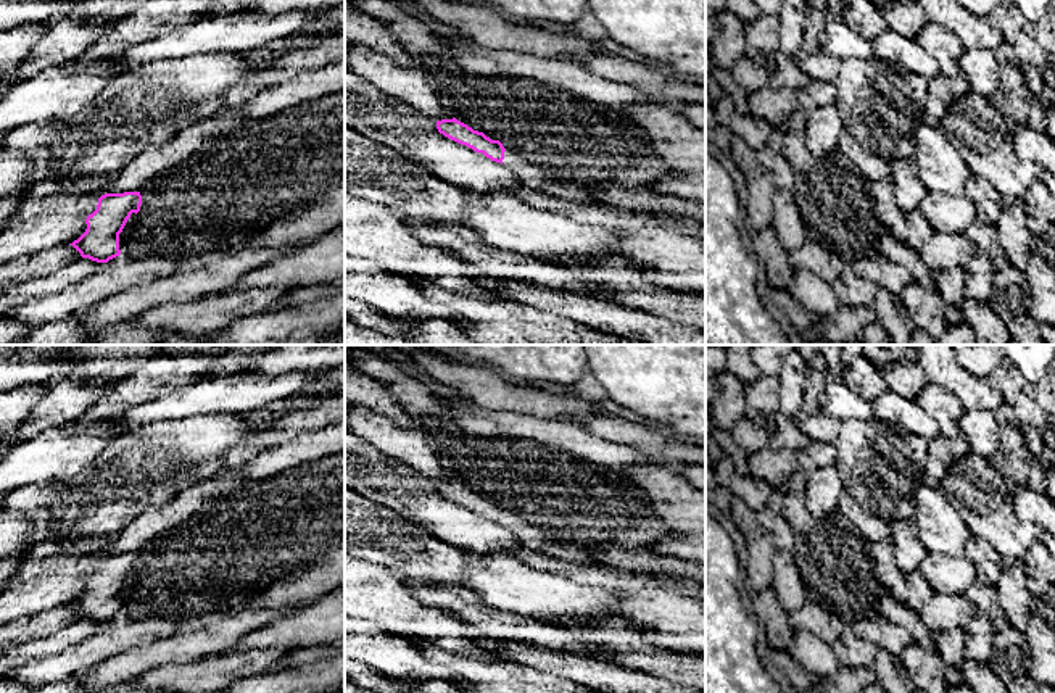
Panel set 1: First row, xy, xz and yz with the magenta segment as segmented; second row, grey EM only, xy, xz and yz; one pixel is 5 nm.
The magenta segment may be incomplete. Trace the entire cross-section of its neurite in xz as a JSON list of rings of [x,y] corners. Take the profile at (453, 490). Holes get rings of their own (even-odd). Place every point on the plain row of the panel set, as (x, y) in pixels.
[[[456,479],[436,482],[436,490],[445,498],[504,525],[530,551],[567,562],[599,566],[591,548],[551,535],[548,527],[532,524],[523,514],[506,511],[499,501],[491,501]]]

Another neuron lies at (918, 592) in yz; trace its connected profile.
[[[918,569],[907,574],[905,580],[907,595],[904,604],[915,612],[921,612],[929,600],[934,596],[934,591]]]

